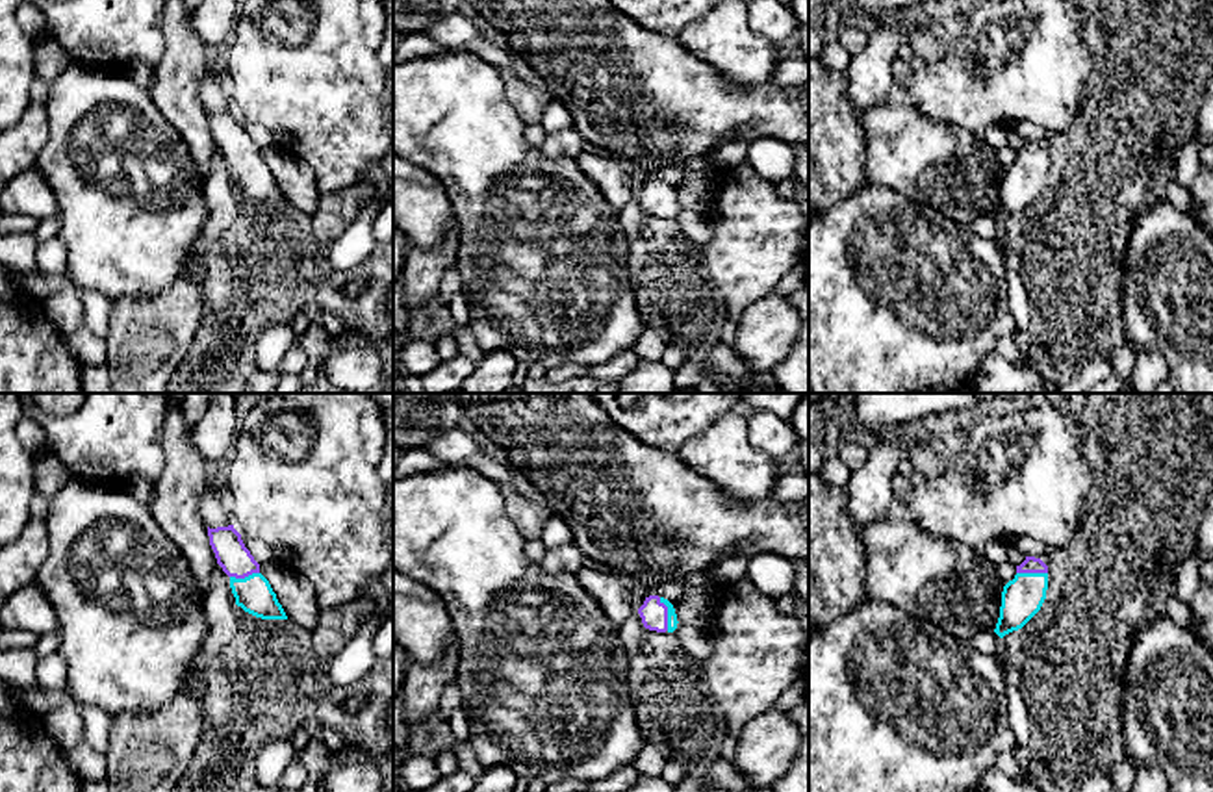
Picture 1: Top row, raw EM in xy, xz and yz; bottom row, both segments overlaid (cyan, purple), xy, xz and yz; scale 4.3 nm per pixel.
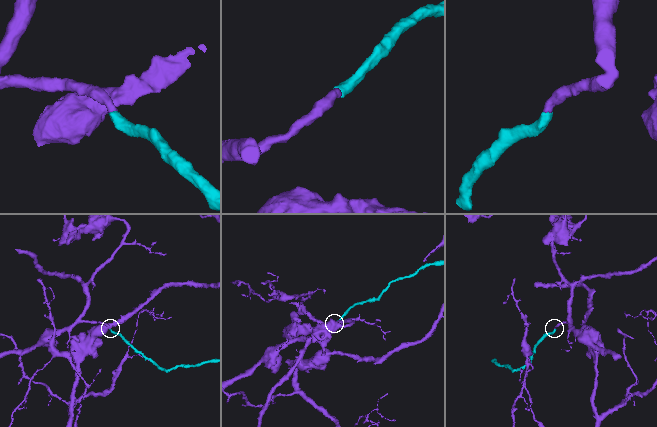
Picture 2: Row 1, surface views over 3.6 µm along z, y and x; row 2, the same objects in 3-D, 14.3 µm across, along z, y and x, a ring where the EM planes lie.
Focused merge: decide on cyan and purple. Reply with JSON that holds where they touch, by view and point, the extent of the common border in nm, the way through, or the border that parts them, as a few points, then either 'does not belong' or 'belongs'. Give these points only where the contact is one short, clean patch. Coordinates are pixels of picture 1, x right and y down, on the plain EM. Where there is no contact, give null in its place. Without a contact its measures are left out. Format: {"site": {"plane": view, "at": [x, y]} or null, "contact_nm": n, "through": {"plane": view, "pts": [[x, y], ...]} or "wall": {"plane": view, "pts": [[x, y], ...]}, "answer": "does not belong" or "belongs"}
{"site": {"plane": "xz", "at": [668, 199]}, "contact_nm": 150, "through": {"plane": "xz", "pts": [[672, 203], [668, 199], [653, 199]]}, "answer": "belongs"}

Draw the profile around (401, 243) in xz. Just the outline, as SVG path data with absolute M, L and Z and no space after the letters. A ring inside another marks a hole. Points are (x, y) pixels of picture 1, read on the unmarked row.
M393 221L393 284L402 275L404 260L410 247L412 247L410 239Z

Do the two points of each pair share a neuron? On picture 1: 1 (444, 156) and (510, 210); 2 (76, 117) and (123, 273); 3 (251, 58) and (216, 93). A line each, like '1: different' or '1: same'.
1: same
2: same
3: different

